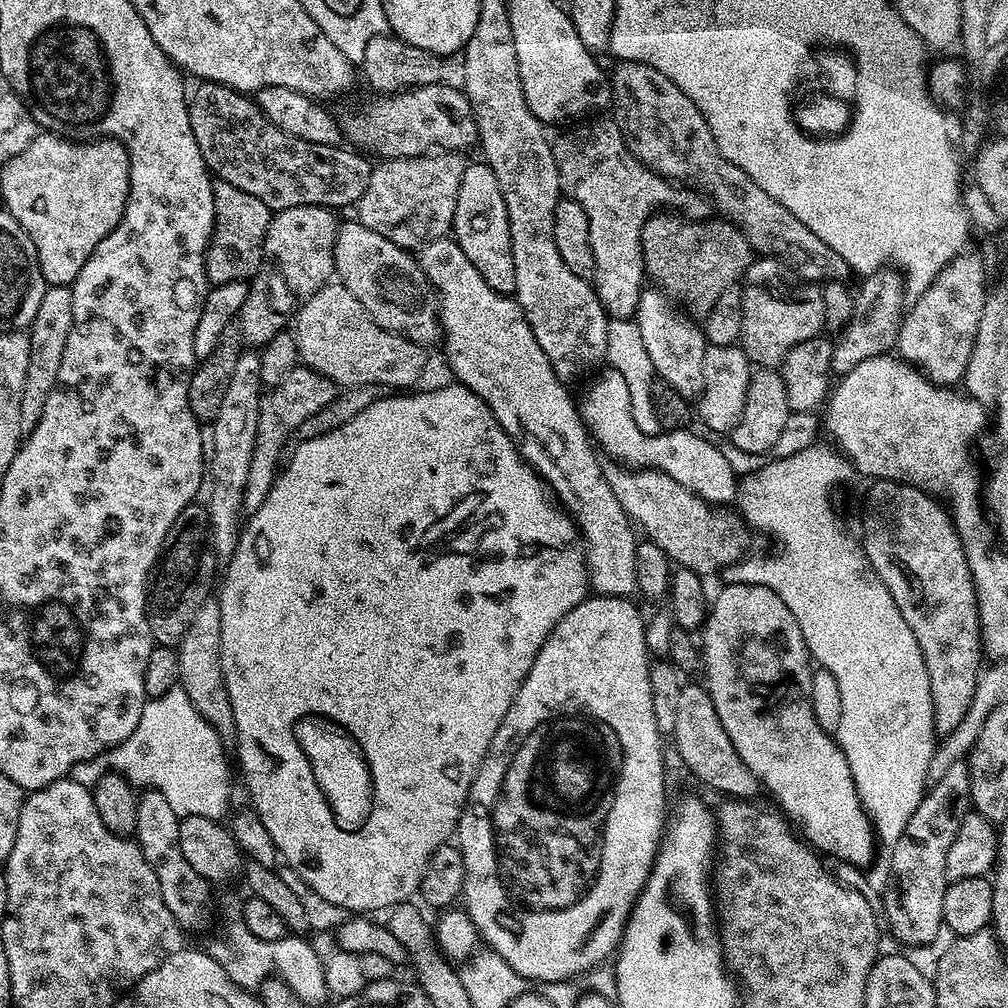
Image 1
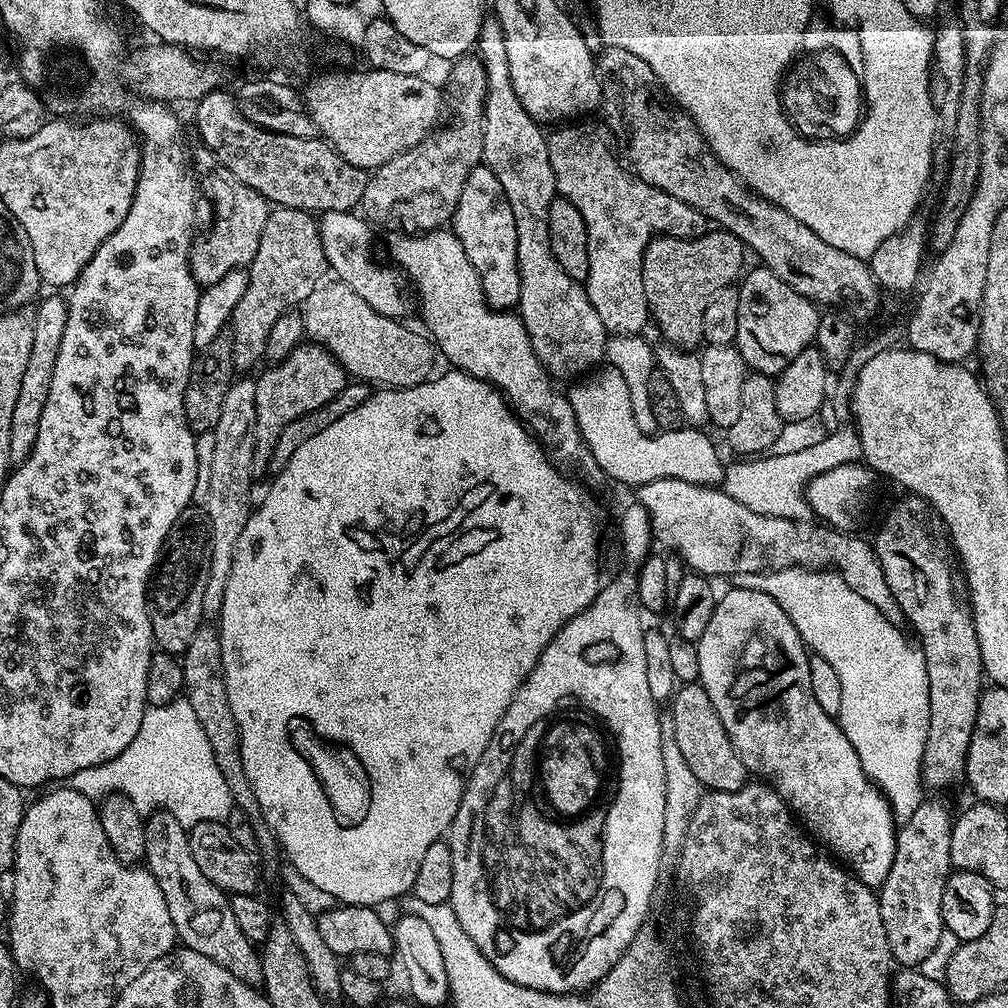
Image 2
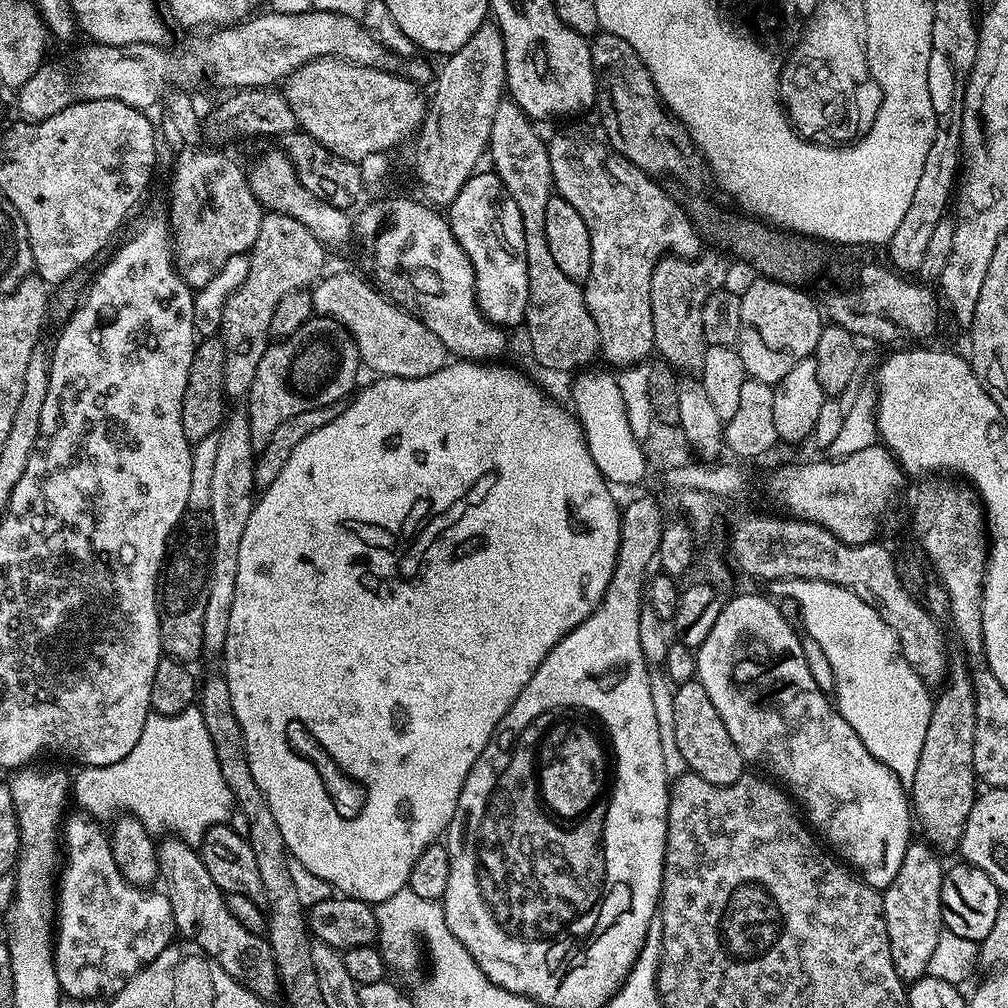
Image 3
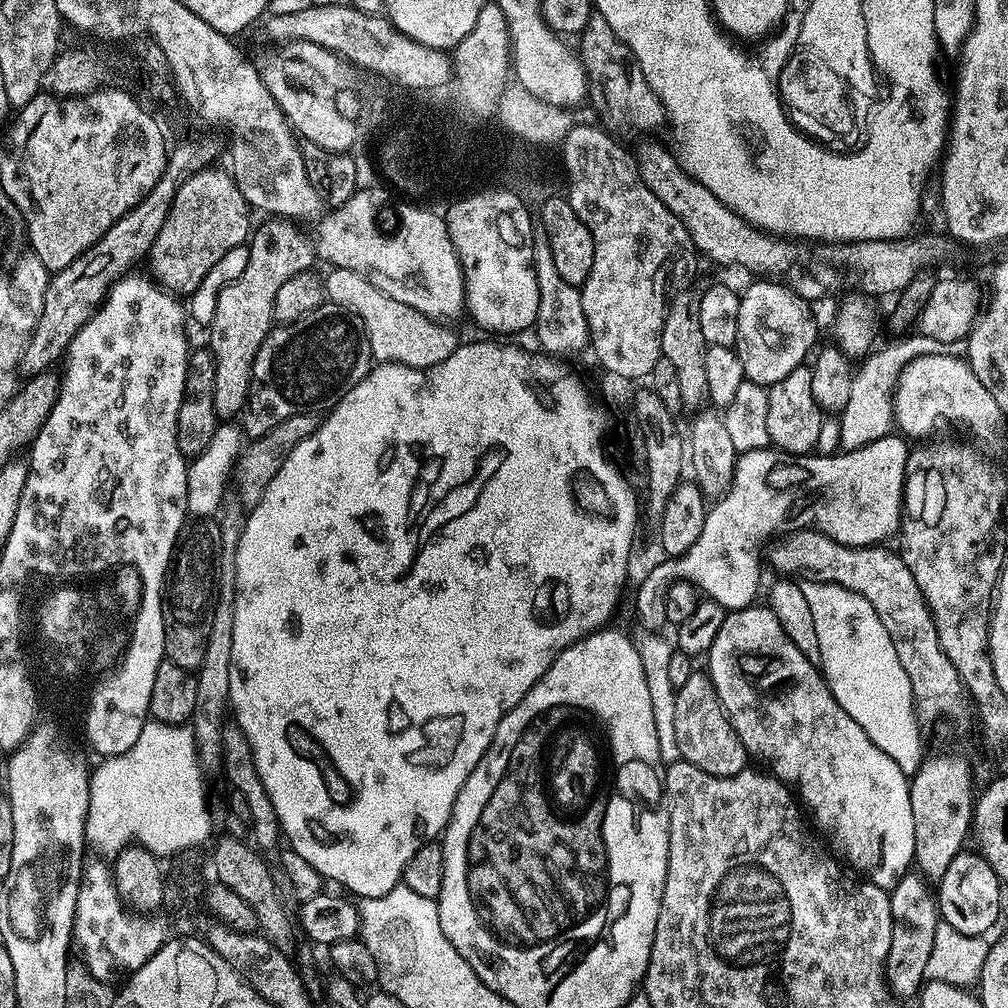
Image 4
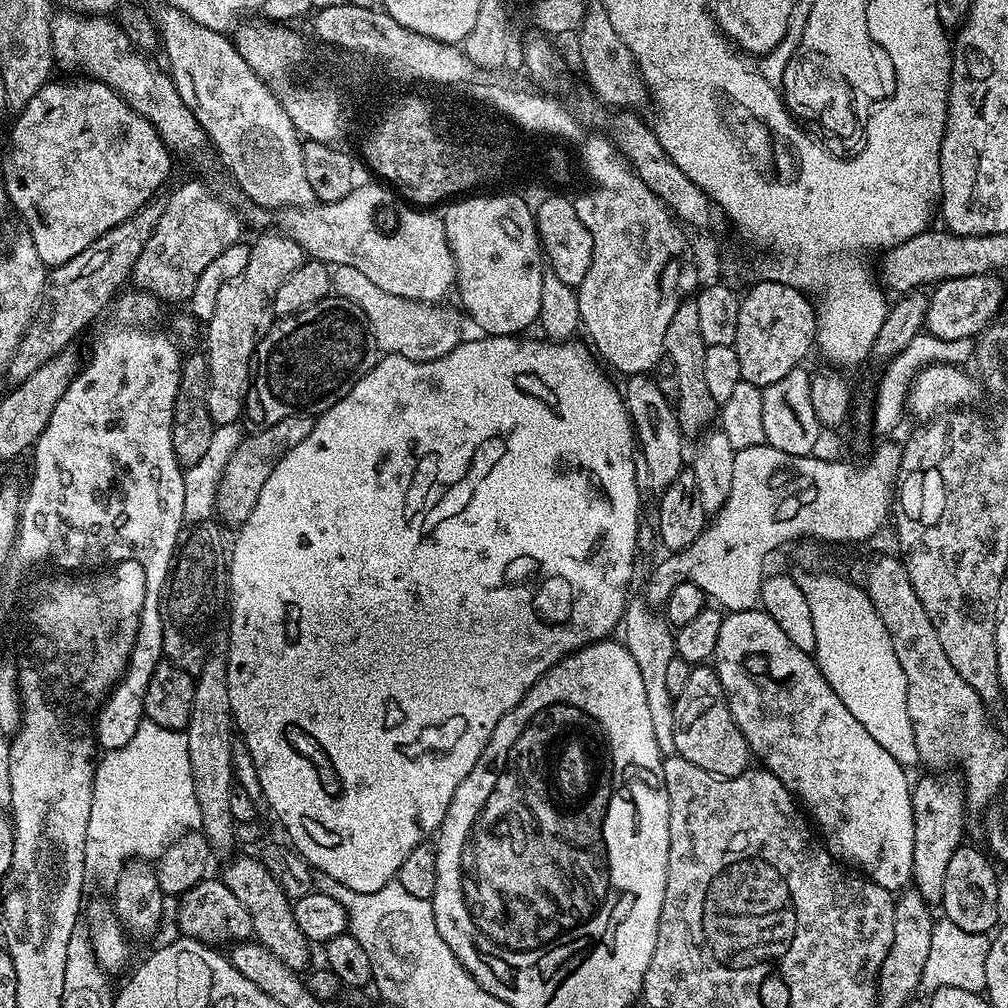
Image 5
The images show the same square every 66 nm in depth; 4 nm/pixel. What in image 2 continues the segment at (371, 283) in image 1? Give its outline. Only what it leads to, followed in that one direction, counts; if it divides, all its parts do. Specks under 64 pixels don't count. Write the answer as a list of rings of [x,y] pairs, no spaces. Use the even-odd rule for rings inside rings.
[[[326,212],[319,217],[320,237],[322,238],[322,250],[324,262],[329,269],[336,271],[335,279],[350,286],[358,298],[378,314],[382,314],[391,320],[403,321],[417,311],[418,300],[410,291],[410,281],[403,271],[395,263],[380,265],[376,261],[376,252],[372,249],[372,232],[369,221],[360,214],[346,212]]]

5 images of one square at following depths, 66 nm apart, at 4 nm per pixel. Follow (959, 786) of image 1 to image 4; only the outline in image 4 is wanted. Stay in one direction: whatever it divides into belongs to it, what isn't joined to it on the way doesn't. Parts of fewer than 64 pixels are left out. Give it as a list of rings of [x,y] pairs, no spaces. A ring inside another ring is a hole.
[[[909,870],[900,877],[890,890],[890,914],[892,915],[892,937],[890,954],[886,958],[884,975],[888,978],[888,987],[897,997],[915,997],[926,983],[926,962],[934,947],[935,930],[942,917],[937,897],[930,889],[929,881],[919,871]]]

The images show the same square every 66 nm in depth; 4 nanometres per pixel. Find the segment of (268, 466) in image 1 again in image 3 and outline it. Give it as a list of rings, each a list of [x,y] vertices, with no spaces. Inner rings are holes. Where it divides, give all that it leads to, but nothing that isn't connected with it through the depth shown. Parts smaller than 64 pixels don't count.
[[[313,315],[311,320],[298,326],[294,334],[269,343],[246,397],[253,449],[264,448],[286,418],[327,404],[340,404],[357,387],[356,371],[361,368],[356,341],[339,322],[327,316]]]

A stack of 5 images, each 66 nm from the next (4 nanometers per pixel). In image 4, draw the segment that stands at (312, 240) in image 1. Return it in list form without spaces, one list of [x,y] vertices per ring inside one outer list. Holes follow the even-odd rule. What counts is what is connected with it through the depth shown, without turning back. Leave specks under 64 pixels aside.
[[[268,218],[265,221],[265,224],[257,223],[251,233],[248,244],[250,262],[246,262],[242,278],[230,282],[222,294],[218,294],[218,306],[214,306],[210,347],[216,358],[214,410],[220,418],[236,418],[245,411],[254,358],[274,327],[274,298],[278,298],[282,282],[313,267],[313,241],[308,241],[291,219]]]

